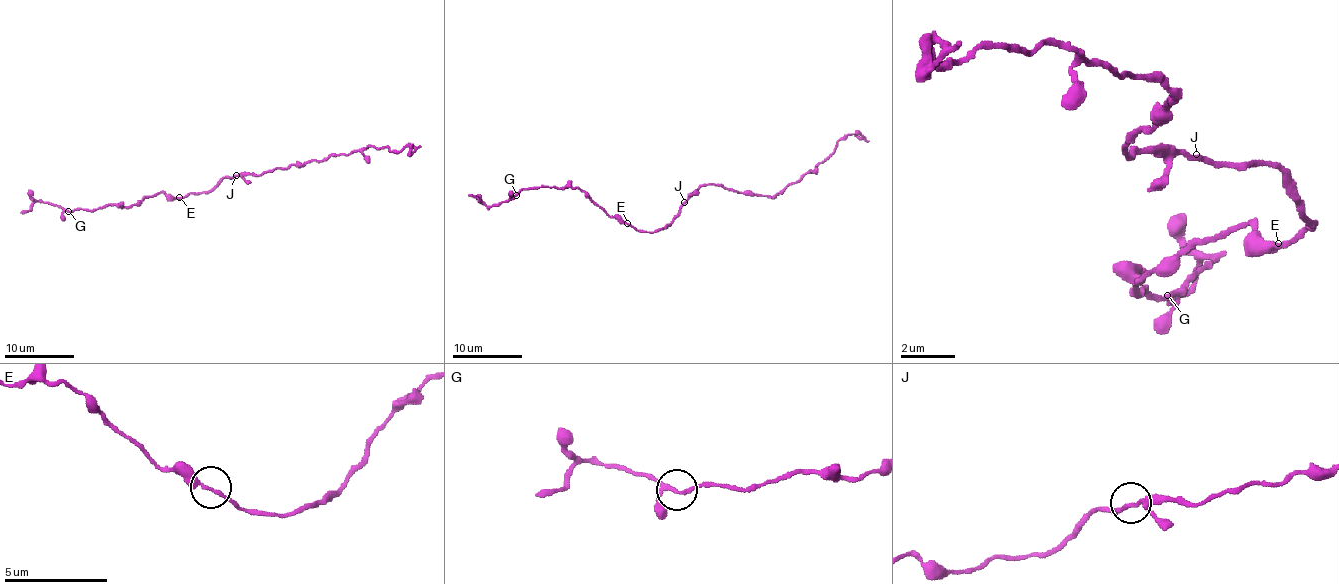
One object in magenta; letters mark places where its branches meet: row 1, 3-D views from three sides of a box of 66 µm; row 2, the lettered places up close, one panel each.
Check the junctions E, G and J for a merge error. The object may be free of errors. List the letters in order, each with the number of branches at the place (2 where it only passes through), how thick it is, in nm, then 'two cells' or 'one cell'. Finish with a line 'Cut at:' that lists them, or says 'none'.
E: branches 2; calibre 170 nm; one cell
G: branches 3; calibre 170 nm; one cell
J: branches 2; calibre 170 nm; one cell
Cut at: none

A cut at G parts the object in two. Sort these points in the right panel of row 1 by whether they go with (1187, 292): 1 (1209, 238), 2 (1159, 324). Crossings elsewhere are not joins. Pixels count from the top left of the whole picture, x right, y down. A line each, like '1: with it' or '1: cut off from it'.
1: cut off from it
2: with it

